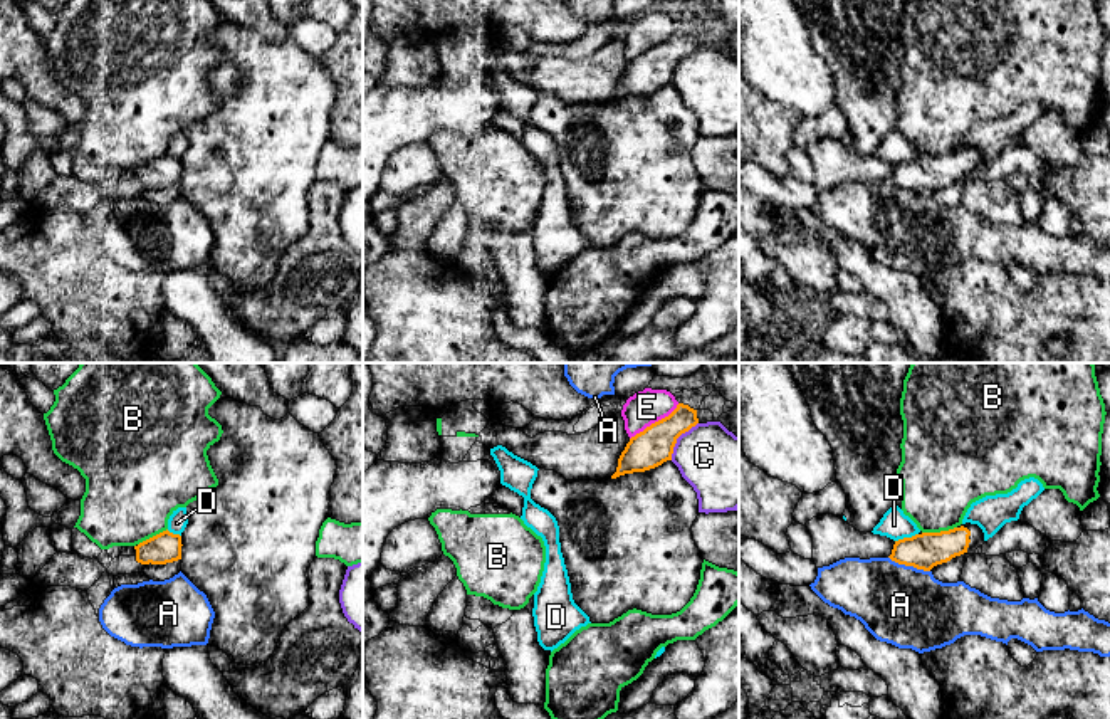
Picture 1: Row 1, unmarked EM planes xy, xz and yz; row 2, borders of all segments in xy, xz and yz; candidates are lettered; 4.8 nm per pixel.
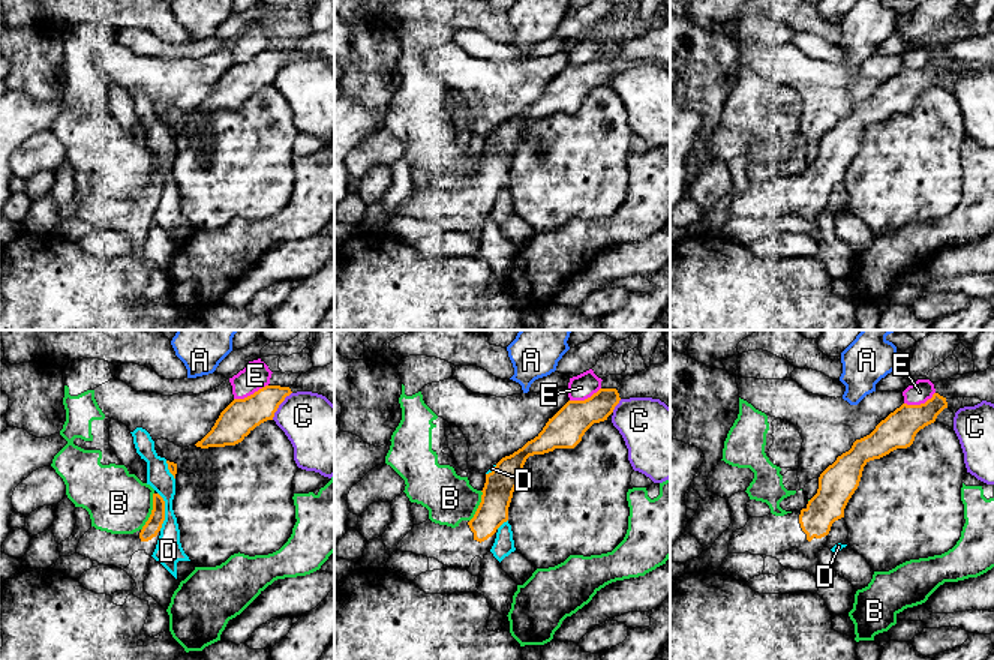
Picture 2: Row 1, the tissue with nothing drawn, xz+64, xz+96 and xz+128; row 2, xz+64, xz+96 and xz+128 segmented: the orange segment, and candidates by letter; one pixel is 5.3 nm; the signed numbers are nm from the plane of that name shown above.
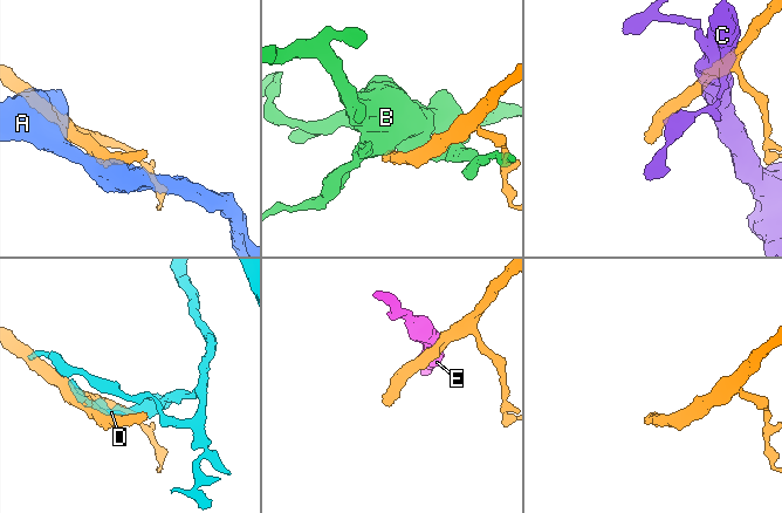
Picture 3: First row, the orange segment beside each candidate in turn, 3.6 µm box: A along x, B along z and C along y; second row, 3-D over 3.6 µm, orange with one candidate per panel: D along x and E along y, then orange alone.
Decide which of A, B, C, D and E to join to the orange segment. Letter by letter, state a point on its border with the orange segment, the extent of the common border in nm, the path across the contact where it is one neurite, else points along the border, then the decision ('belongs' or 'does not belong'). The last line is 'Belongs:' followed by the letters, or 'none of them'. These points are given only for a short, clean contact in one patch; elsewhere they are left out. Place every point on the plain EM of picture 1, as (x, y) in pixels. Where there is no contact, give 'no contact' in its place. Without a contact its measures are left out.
A: meets orange in yz at (909, 188); contact 220 nm long; does not belong
B: meets orange in yz at (941, 155); contact 170 nm long; border along yz (956, 150), (946, 155), (922, 157); does not belong
C: meets orange in xz at (677, 61); contact 220 nm long; does not belong
D: meets orange in yz at (905, 162); contact 120 nm long; border along yz (917, 157), (895, 165); does not belong
E: meets orange in xz at (655, 46); contact 300 nm long; border along xz (679, 27), (667, 39), (630, 62); does not belong
Belongs: none of them

